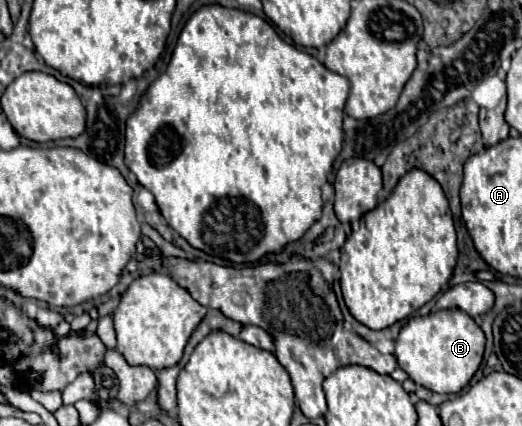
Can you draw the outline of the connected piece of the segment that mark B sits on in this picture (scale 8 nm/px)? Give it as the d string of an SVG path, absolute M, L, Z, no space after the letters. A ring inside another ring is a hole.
M460 309L434 311L426 317L412 317L396 339L398 365L416 385L436 393L460 393L478 371L484 355L484 333L476 321Z

